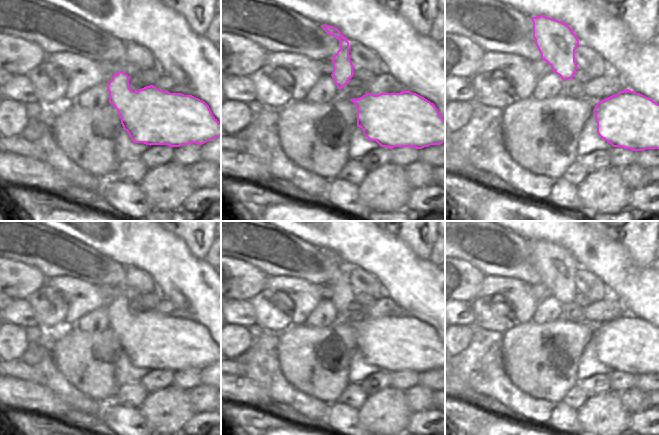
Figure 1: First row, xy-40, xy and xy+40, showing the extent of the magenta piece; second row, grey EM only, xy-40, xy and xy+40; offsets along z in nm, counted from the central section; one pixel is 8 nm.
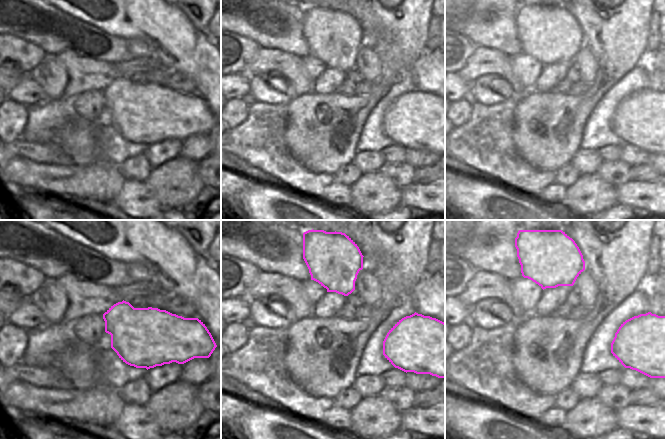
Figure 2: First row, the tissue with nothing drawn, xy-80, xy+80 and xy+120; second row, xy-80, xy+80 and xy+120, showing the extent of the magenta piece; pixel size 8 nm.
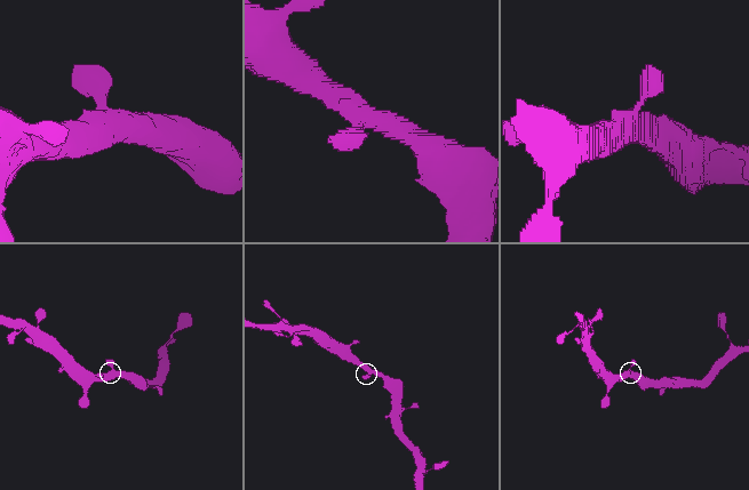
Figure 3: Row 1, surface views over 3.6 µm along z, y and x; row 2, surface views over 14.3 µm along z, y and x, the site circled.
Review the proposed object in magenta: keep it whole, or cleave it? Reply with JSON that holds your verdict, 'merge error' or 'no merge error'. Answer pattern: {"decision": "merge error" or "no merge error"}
{"decision": "no merge error"}

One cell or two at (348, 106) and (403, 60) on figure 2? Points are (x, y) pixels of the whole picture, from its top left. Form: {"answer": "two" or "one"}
{"answer": "one"}

